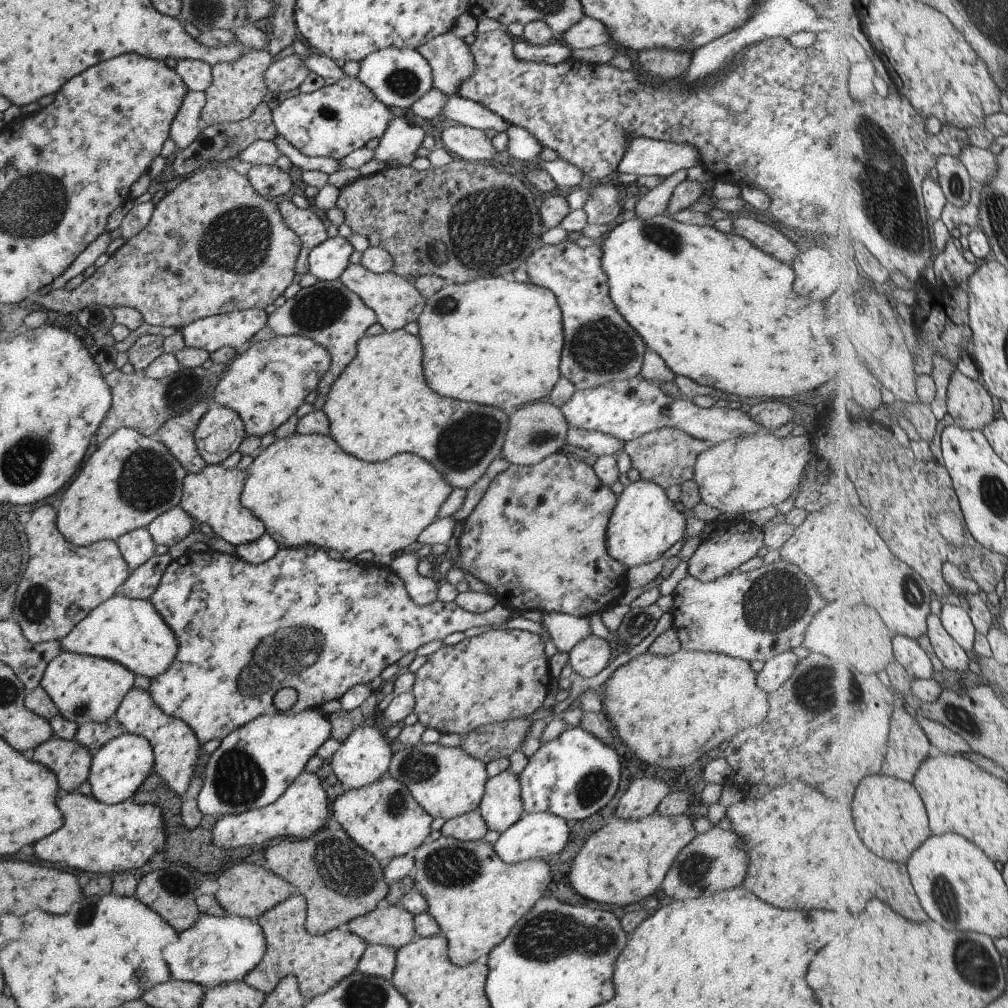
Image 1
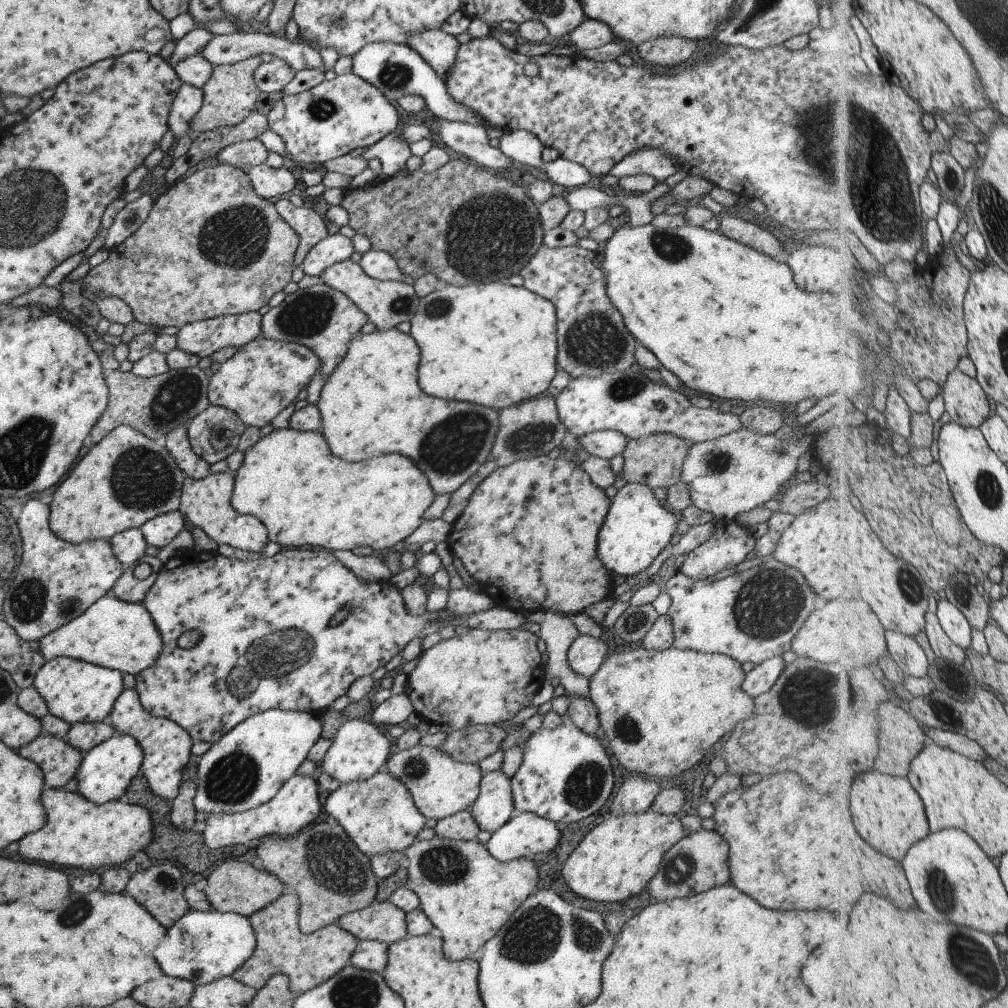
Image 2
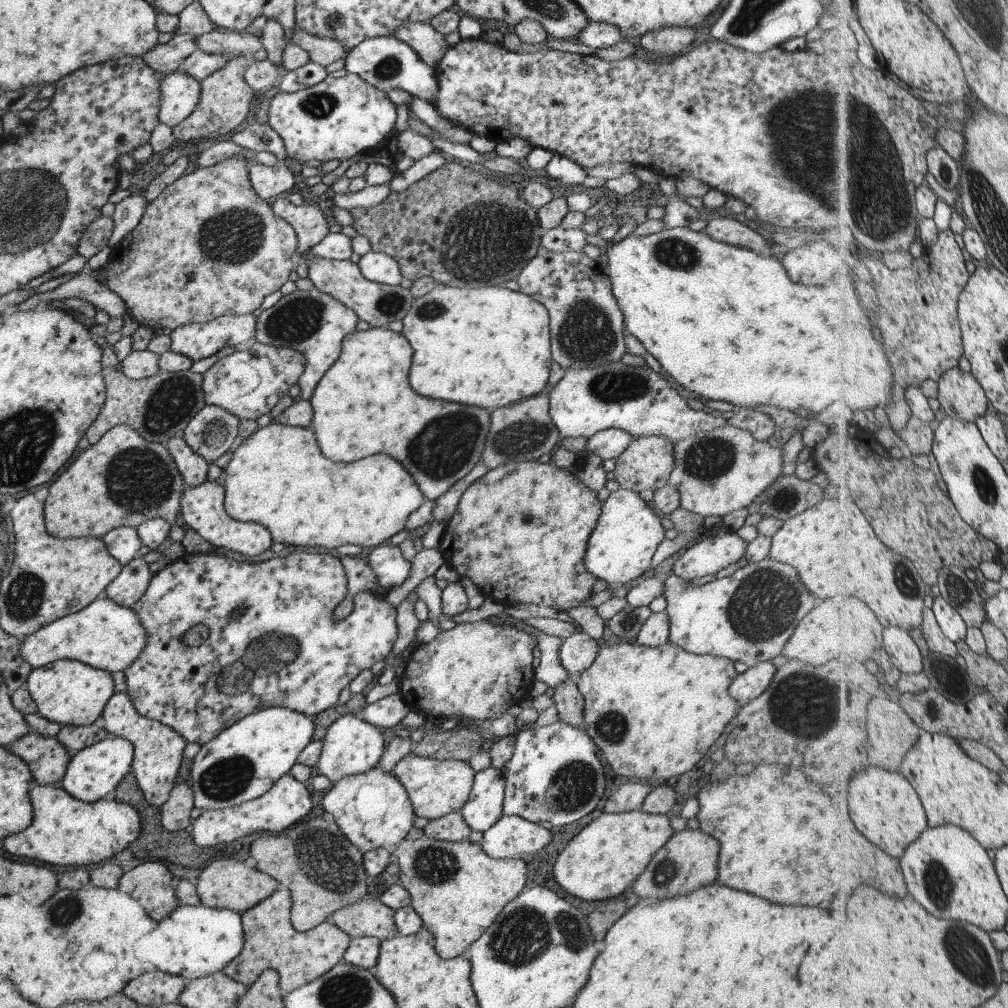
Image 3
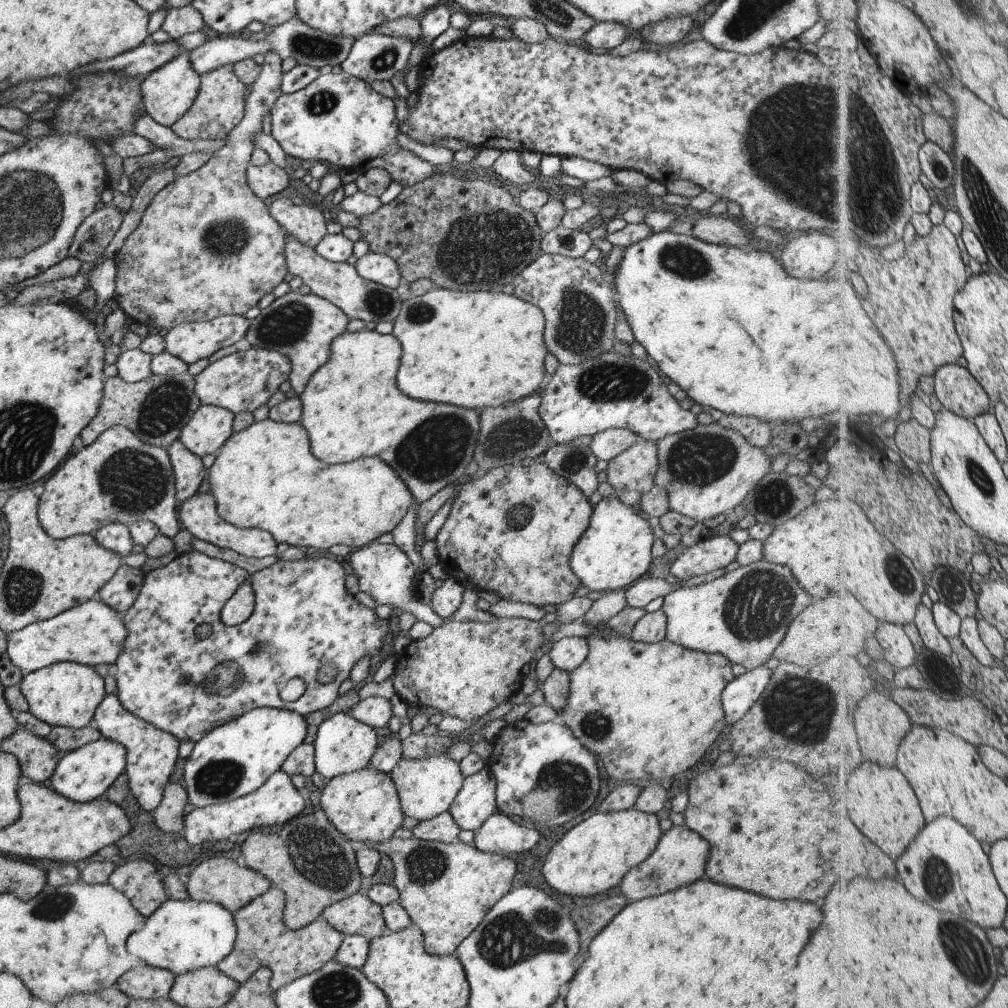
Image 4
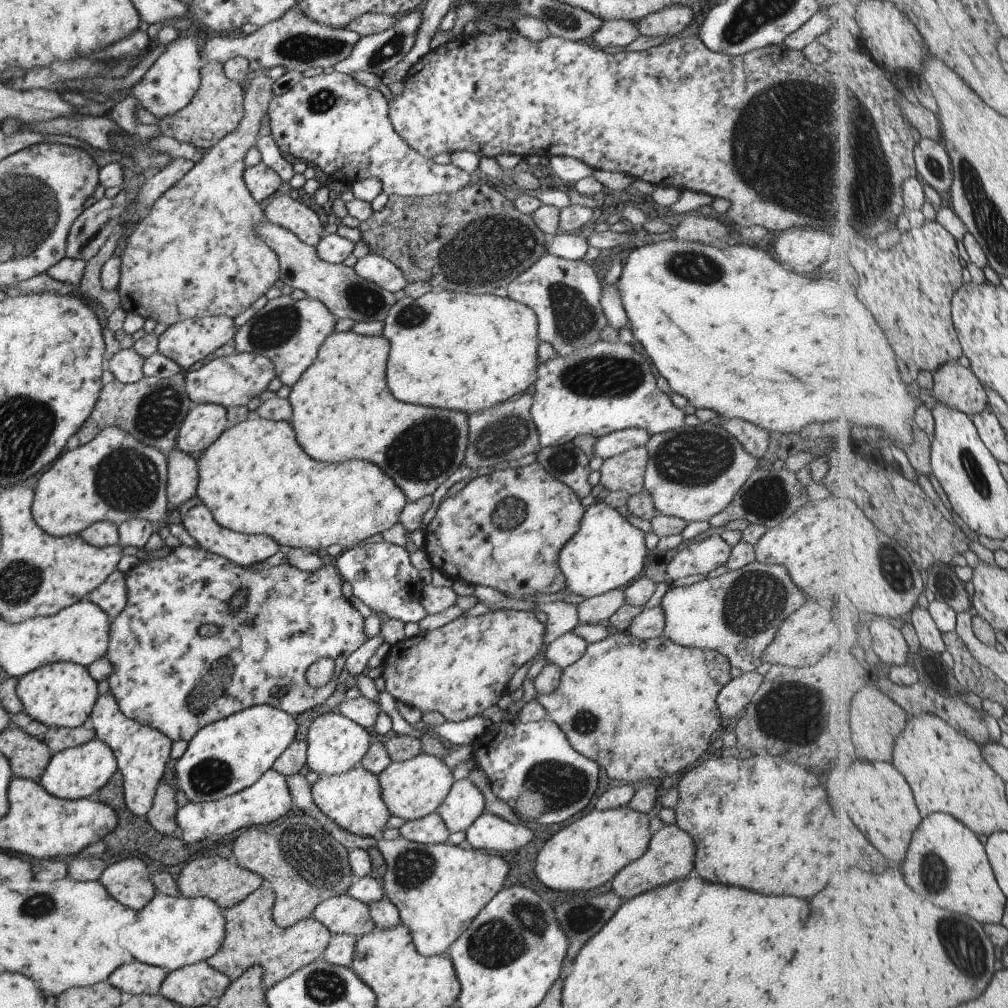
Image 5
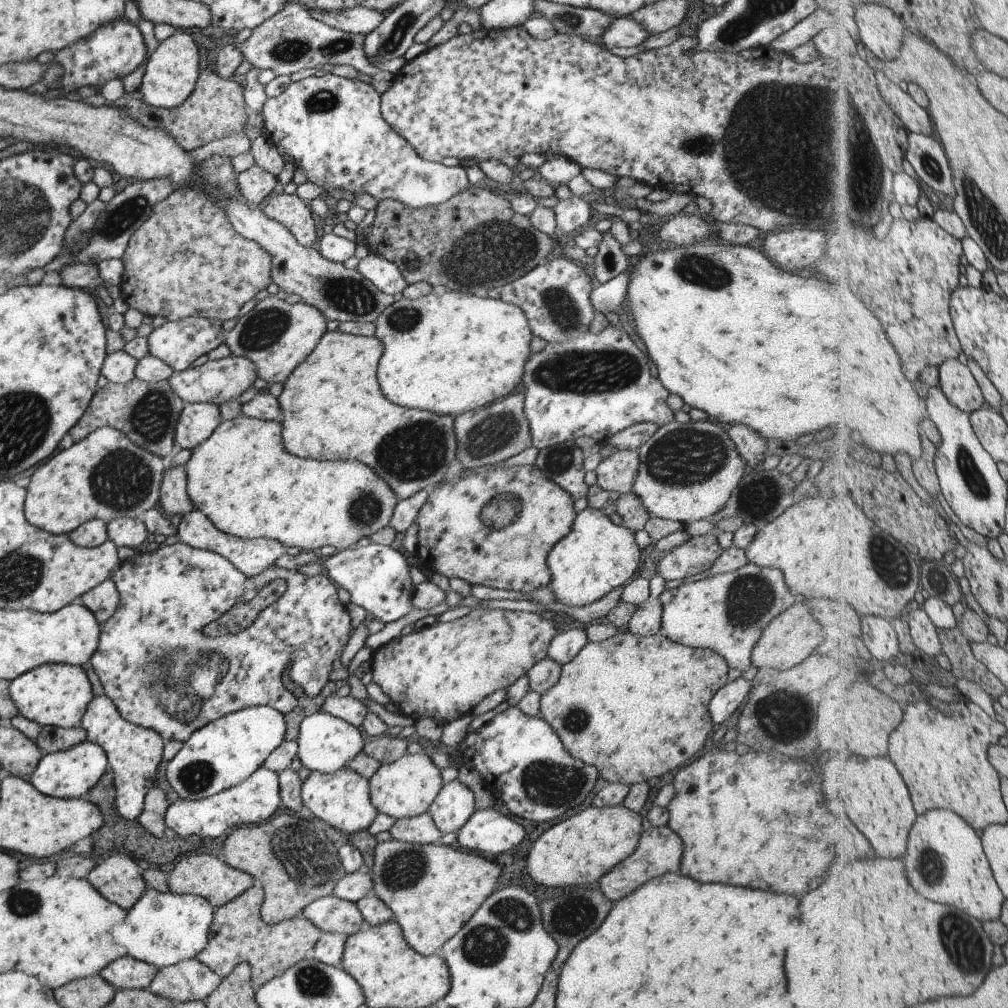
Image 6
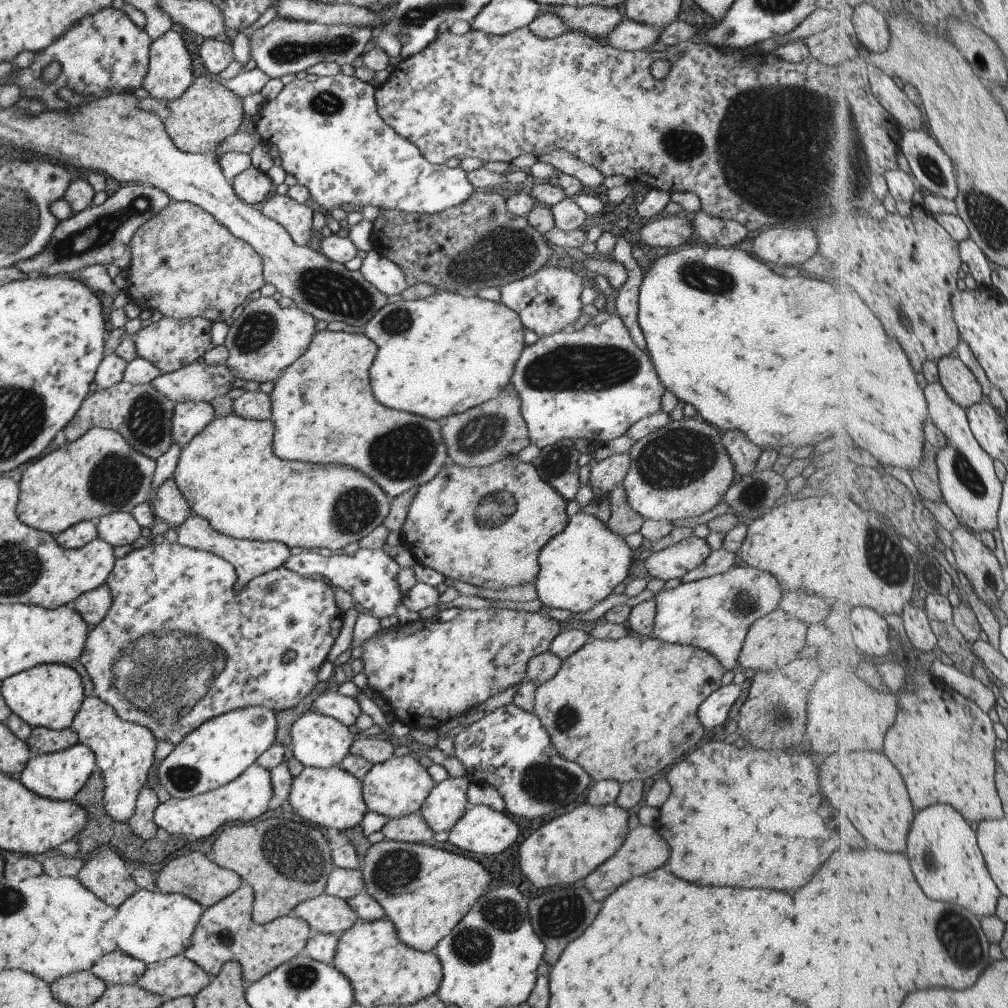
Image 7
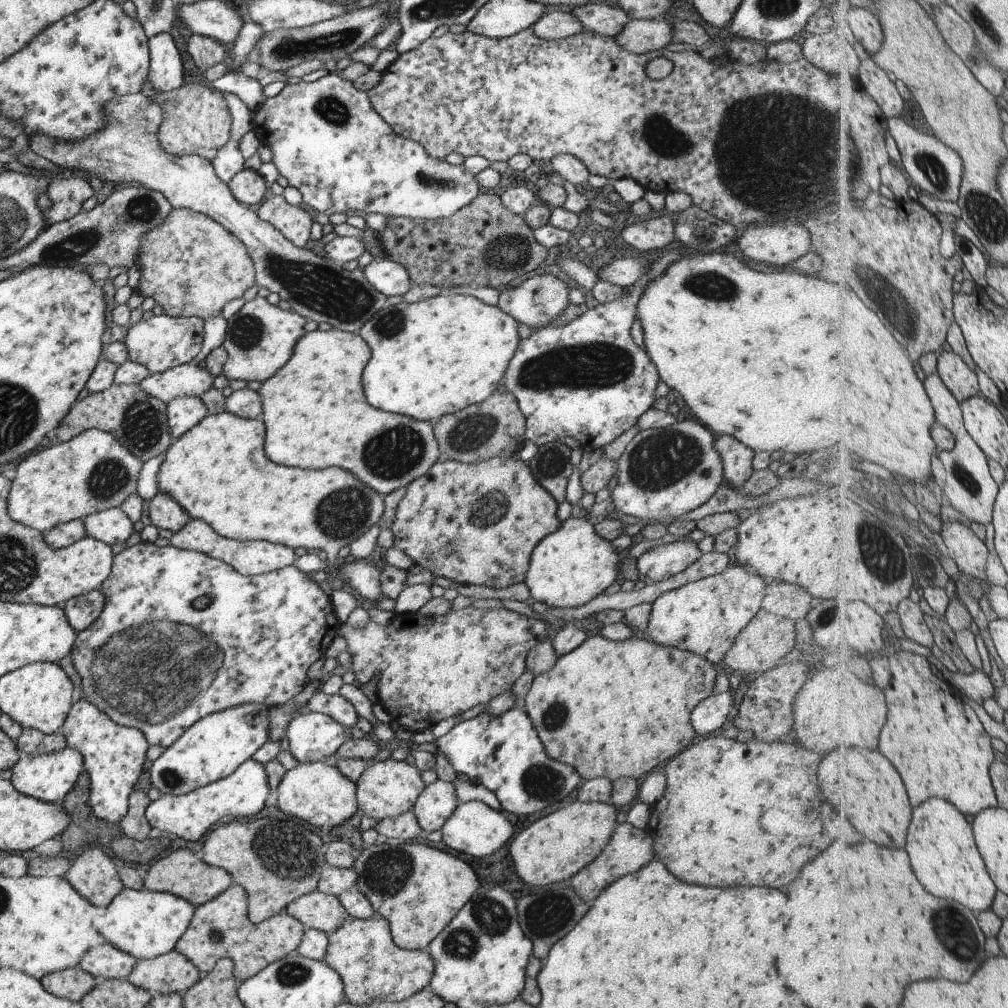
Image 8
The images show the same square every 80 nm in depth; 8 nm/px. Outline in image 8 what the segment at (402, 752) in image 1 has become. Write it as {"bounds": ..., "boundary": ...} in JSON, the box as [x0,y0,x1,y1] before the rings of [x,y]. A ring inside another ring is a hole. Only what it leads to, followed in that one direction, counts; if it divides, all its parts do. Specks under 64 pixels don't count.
{"bounds":[354,759,425,821],"boundary":[[[387,759],[368,763],[362,775],[354,782],[355,798],[361,815],[380,821],[411,810],[425,786],[419,772],[415,765],[402,760]]]}

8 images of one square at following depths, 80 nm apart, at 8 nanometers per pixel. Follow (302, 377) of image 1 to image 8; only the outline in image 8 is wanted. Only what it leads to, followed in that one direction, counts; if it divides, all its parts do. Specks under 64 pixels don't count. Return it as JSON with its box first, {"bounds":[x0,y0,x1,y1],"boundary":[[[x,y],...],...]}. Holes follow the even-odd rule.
{"bounds":[138,361,214,404],"boundary":[[[195,361],[179,365],[159,374],[145,377],[138,387],[167,404],[179,397],[200,397],[213,384],[214,376]]]}

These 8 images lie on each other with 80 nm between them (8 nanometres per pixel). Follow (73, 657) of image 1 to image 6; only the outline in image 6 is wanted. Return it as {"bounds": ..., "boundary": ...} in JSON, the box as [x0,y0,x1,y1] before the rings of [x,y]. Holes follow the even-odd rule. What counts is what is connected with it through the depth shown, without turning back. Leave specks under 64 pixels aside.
{"bounds":[8,663,91,728],"boundary":[[[51,663],[42,664],[14,678],[8,693],[18,713],[41,726],[73,728],[80,724],[91,695],[91,685],[79,665]]]}

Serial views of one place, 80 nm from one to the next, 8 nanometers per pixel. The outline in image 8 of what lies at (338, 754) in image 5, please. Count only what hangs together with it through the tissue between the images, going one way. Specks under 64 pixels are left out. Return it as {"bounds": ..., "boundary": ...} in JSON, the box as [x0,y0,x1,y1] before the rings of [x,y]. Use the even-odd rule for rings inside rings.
{"bounds":[283,708,345,763],"boundary":[[[305,708],[287,725],[283,745],[299,763],[326,763],[345,739],[345,728],[338,722]]]}

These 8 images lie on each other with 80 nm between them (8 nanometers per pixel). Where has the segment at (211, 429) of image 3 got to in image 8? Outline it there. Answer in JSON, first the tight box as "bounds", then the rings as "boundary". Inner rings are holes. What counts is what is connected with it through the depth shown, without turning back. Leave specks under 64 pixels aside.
{"bounds":[166,397,207,439],"boundary":[[[179,397],[166,404],[166,421],[170,435],[178,439],[207,416],[207,407],[199,397]]]}

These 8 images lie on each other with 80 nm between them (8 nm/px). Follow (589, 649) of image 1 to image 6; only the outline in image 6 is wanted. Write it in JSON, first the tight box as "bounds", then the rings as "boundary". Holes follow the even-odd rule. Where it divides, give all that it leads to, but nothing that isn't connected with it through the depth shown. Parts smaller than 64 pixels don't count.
{"bounds":[546,629,585,665],"boundary":[[[568,629],[555,634],[549,641],[546,656],[557,664],[564,665],[585,646],[585,633],[578,629]]]}

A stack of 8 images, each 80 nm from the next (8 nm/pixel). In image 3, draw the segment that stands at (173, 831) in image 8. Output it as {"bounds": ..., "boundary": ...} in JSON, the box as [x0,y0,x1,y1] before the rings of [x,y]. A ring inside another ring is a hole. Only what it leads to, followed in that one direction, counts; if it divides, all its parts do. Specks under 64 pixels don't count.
{"bounds":[188,774,311,846],"boundary":[[[289,774],[283,775],[273,783],[273,786],[269,787],[267,792],[248,803],[230,809],[203,811],[191,822],[188,832],[199,846],[217,846],[225,842],[233,844],[253,832],[280,833],[292,824],[305,820],[305,816],[311,810],[310,795],[308,783],[298,782]]]}

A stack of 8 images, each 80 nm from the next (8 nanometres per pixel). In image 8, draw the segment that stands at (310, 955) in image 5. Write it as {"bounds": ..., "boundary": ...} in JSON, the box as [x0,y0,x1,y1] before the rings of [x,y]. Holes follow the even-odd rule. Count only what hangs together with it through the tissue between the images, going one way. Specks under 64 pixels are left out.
{"bounds":[174,883,305,984],"boundary":[[[235,883],[209,902],[195,908],[185,932],[175,943],[174,950],[193,963],[201,977],[210,972],[217,960],[228,958],[234,964],[234,979],[240,984],[273,961],[295,951],[305,930],[305,927],[285,910],[260,923],[252,923],[246,915],[248,898],[245,889]]]}

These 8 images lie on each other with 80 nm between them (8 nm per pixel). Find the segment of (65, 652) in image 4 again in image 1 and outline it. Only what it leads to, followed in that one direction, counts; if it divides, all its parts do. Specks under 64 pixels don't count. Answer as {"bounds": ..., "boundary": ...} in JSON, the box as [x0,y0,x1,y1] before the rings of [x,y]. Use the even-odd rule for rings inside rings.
{"bounds":[58,594,176,679],"boundary":[[[115,594],[80,620],[65,638],[58,641],[61,651],[81,653],[117,661],[137,676],[154,679],[163,674],[176,658],[176,636],[149,599],[130,599]]]}

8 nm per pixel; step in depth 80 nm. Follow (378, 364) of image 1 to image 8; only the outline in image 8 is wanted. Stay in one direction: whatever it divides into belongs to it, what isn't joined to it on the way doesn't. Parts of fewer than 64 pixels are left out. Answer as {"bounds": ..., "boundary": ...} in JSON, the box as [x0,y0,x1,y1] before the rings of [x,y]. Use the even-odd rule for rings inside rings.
{"bounds":[257,329,441,496],"boundary":[[[317,329],[298,338],[285,366],[264,380],[257,391],[262,402],[259,418],[265,424],[265,456],[271,462],[301,468],[339,466],[357,476],[377,494],[385,496],[395,489],[405,488],[441,459],[432,433],[432,422],[411,420],[407,416],[369,408],[361,392],[361,370],[369,360],[369,352],[369,345],[357,333],[341,329]]]}

